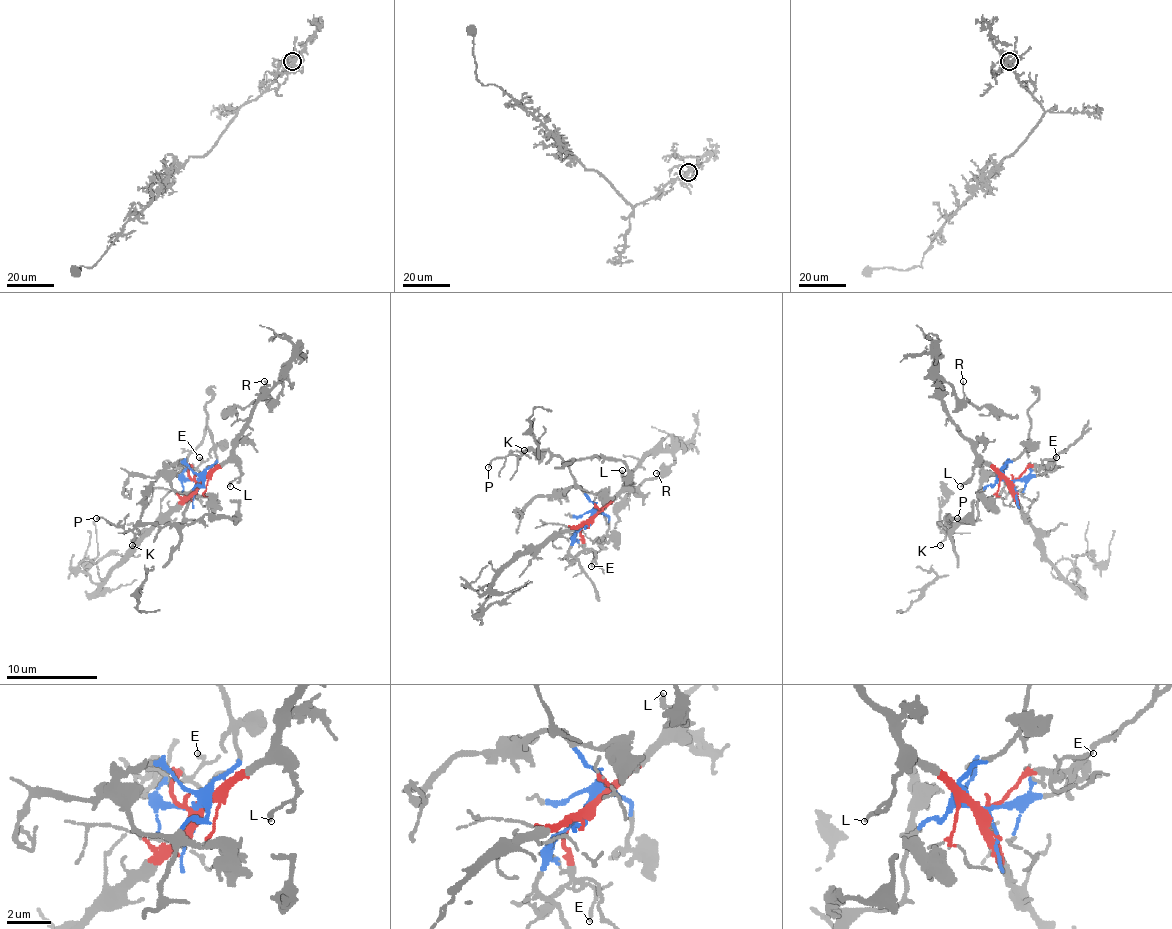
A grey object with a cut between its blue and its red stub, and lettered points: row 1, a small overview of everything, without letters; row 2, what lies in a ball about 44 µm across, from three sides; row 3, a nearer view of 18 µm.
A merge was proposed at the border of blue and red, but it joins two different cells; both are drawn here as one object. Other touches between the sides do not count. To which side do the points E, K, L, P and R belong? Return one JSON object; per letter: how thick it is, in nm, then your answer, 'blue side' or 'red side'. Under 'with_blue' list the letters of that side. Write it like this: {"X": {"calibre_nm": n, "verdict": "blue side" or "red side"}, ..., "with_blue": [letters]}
{"E": {"calibre_nm": 110, "verdict": "red side"}, "K": {"calibre_nm": 110, "verdict": "blue side"}, "L": {"calibre_nm": 160, "verdict": "red side"}, "P": {"calibre_nm": 120, "verdict": "blue side"}, "R": {"calibre_nm": 110, "verdict": "red side"}, "with_blue": ["K", "P"]}

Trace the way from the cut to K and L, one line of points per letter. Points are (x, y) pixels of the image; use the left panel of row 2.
K: (197, 480), (202, 482), (190, 493), (184, 518), (177, 523), (140, 523), (131, 546)
L: (197, 480), (234, 461), (241, 475), (229, 486)

